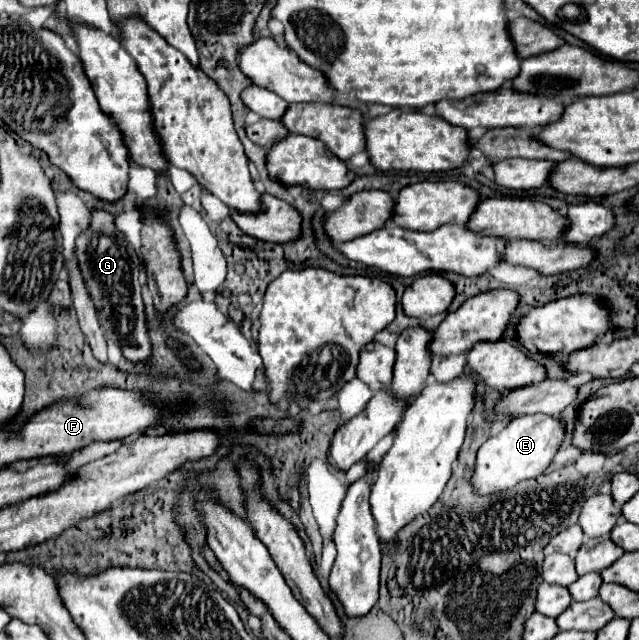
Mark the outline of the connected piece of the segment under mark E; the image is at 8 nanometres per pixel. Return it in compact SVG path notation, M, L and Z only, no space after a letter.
M540 414L514 418L506 424L506 428L500 434L488 438L480 446L470 486L478 496L492 496L514 488L522 480L536 478L548 468L562 440L564 440L564 424L558 418Z

